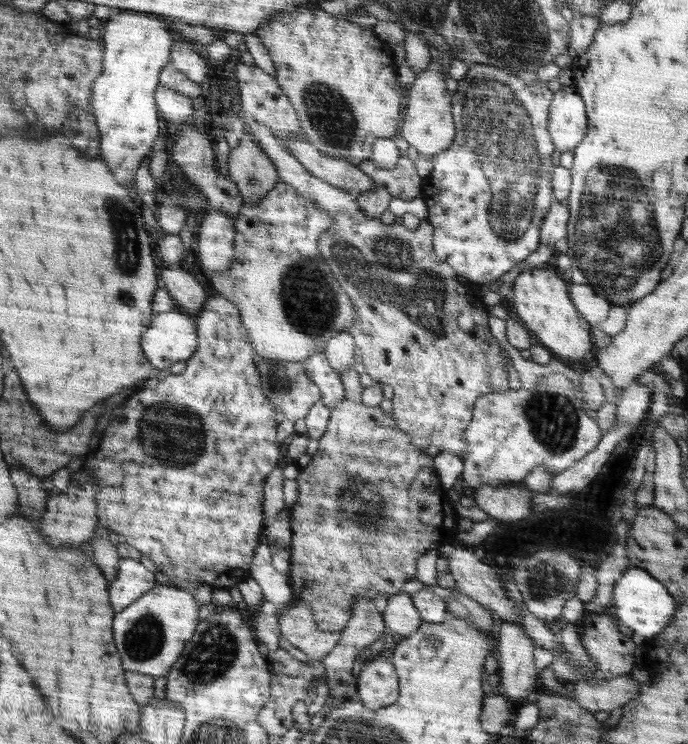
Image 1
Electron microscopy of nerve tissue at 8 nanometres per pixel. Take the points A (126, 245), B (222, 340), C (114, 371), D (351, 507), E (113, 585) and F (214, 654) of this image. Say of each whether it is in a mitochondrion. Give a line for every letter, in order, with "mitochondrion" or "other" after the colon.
A: mitochondrion
B: other
C: other
D: mitochondrion
E: other
F: mitochondrion

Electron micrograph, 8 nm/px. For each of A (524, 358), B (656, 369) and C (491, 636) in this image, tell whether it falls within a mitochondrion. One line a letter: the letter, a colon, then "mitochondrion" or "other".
A: other
B: other
C: other

